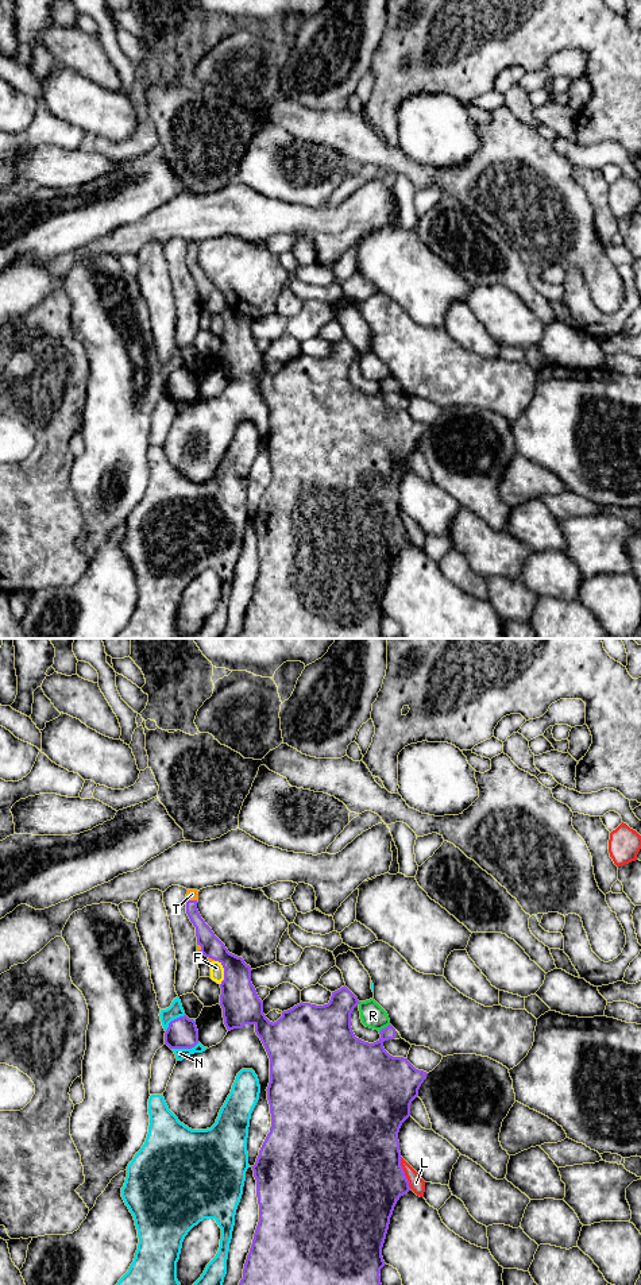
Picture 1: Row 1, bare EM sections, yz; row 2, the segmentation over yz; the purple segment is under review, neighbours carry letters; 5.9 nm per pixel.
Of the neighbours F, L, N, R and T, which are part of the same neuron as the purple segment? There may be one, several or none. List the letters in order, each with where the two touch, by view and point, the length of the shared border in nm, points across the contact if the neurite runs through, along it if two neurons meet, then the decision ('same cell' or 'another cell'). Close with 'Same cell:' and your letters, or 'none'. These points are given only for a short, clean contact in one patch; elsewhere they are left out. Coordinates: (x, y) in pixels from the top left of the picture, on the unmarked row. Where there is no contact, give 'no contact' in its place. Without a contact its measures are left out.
F: contact yz (224, 324); length 160 nm; another cell
L: contact yz (404, 525); length 200 nm; another cell
N: contact yz (185, 400); length 170 nm; another cell
R: contact yz (385, 379); length 80 nm; another cell
T: contact yz (192, 253); length 60 nm; way yz (207, 292), (192, 263), (192, 253), (192, 246); same cell
Same cell: T

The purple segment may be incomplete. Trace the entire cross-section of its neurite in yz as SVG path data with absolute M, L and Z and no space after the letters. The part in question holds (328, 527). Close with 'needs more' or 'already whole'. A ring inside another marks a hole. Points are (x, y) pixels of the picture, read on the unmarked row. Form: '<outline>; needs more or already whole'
M188 242L186 252L186 266L196 279L200 305L211 315L219 313L224 320L224 332L220 336L220 358L227 382L231 383L233 381L242 381L244 377L254 377L255 385L260 390L270 410L270 435L266 443L270 456L271 479L259 502L255 517L251 518L256 532L259 574L244 616L243 630L238 638L382 638L379 626L381 621L386 617L382 609L382 599L389 582L390 570L399 549L410 543L409 533L401 518L398 485L402 475L410 468L410 456L418 448L418 441L428 425L416 421L408 410L393 409L385 402L385 393L401 390L399 385L391 377L379 383L381 390L374 395L364 394L355 389L351 379L351 366L360 354L345 337L332 344L328 356L316 358L301 354L293 360L283 363L277 374L270 374L263 366L263 354L259 351L251 335L251 319L247 317L242 309L229 305L225 297L201 270L197 262L198 243Z; needs more

